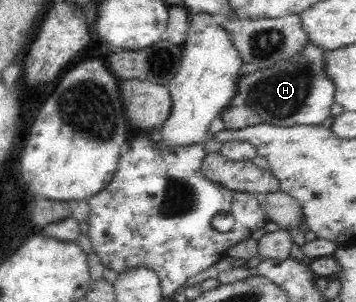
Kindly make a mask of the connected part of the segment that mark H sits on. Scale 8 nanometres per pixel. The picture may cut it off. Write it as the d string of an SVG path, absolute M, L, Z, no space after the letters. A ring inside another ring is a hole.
M309 43L300 54L283 59L275 67L258 70L242 76L236 95L229 106L246 104L251 107L264 123L276 127L294 125L318 125L330 116L330 107L335 94L334 84L328 79L324 59L324 49Z

